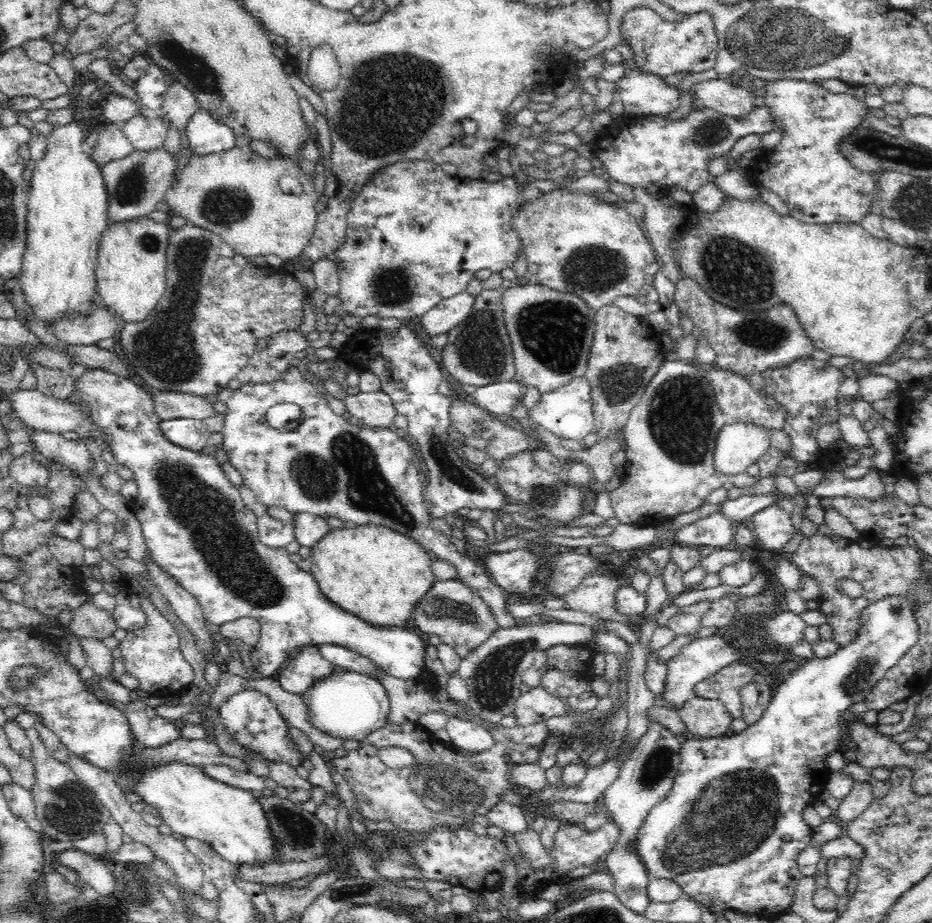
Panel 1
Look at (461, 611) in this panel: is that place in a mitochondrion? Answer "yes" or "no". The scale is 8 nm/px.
yes

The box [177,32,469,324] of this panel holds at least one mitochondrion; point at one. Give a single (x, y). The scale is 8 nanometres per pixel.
(390, 104)

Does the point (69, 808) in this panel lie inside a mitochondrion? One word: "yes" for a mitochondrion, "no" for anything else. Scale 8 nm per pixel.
yes

